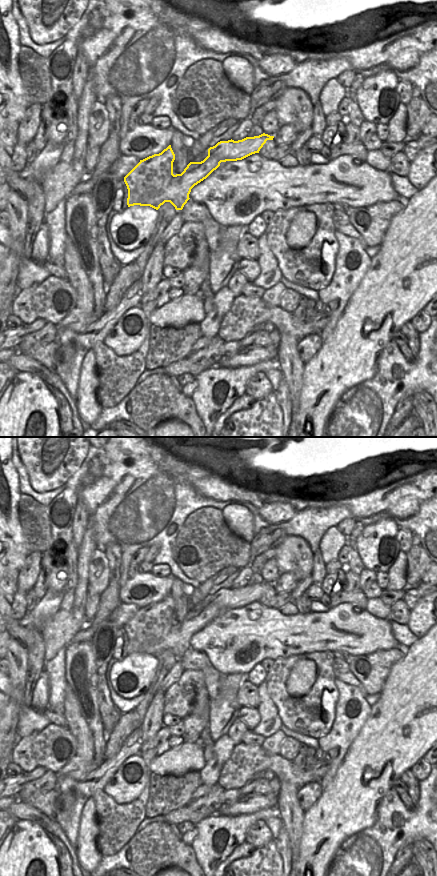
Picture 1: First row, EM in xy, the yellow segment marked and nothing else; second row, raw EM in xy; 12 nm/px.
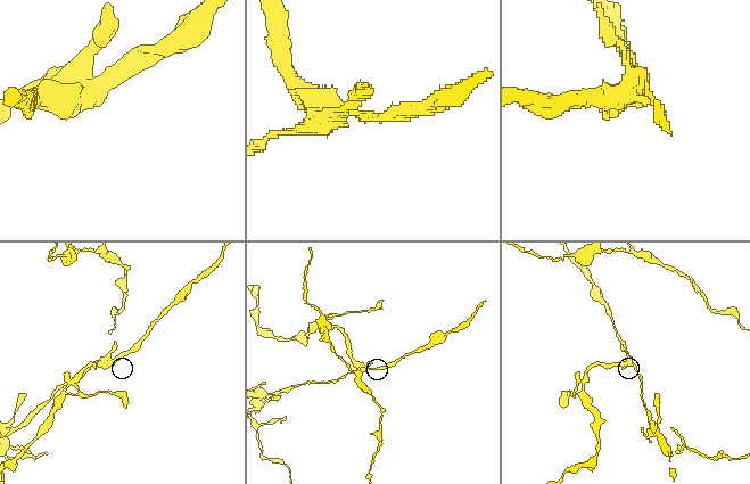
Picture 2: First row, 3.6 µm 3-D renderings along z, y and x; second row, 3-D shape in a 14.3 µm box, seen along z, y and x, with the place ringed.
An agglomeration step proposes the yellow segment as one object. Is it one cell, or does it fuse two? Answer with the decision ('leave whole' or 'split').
split

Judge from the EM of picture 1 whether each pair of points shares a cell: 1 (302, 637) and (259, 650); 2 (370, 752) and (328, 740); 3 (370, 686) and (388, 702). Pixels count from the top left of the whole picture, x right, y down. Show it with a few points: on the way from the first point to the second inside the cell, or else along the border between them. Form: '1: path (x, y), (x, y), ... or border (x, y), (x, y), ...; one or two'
1: path (291, 637), (272, 637), (270, 639); one
2: border (362, 726), (338, 767); two
3: border (389, 671), (379, 692); two

